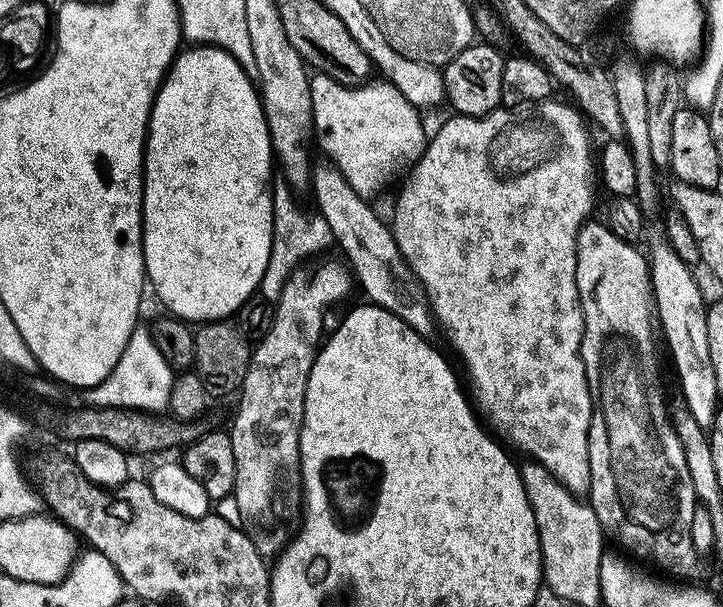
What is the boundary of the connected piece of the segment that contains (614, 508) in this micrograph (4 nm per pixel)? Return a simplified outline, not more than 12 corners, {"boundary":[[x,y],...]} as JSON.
{"boundary":[[578,238],[590,503],[692,572],[698,507],[660,389],[649,261]]}

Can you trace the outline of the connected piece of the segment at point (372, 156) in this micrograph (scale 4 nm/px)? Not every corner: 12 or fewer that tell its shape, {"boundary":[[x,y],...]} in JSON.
{"boundary":[[311,83],[315,135],[357,197],[424,155],[395,85]]}

